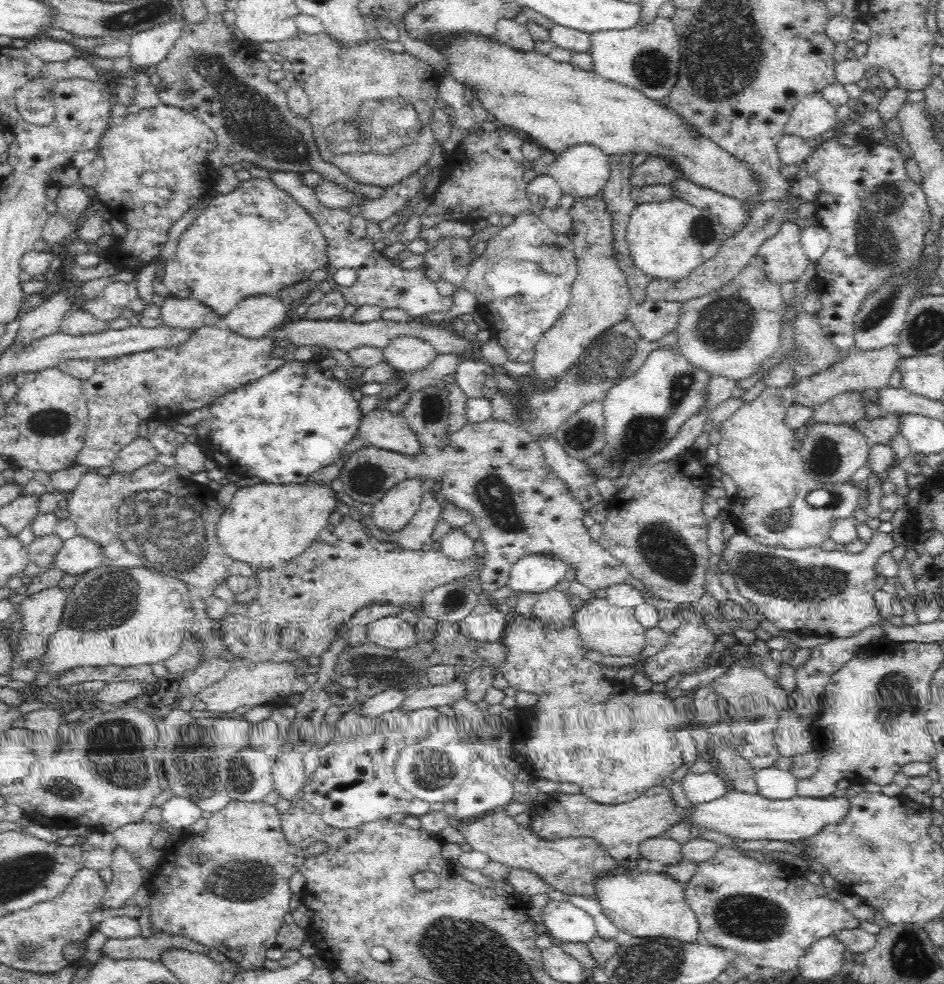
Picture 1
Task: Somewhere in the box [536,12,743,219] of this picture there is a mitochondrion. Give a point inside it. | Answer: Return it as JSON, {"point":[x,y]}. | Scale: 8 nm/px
{"point":[653,69]}

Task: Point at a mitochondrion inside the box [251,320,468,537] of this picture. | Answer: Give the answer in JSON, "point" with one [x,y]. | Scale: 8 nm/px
{"point":[369,477]}

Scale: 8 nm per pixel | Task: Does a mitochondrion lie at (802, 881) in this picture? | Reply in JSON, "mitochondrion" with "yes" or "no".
{"mitochondrion":"no"}

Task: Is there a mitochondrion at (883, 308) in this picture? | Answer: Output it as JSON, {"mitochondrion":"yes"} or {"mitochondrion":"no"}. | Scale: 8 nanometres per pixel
{"mitochondrion":"yes"}

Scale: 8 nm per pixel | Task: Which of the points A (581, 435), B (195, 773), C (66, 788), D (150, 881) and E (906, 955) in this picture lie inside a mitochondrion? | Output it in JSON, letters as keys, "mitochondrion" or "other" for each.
{"A":"mitochondrion","B":"mitochondrion","C":"mitochondrion","D":"other","E":"mitochondrion"}

